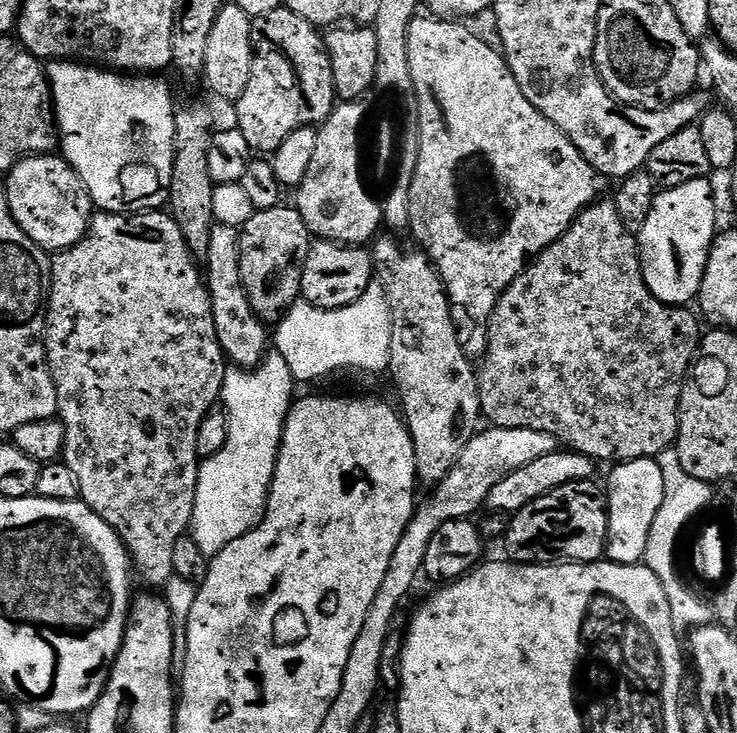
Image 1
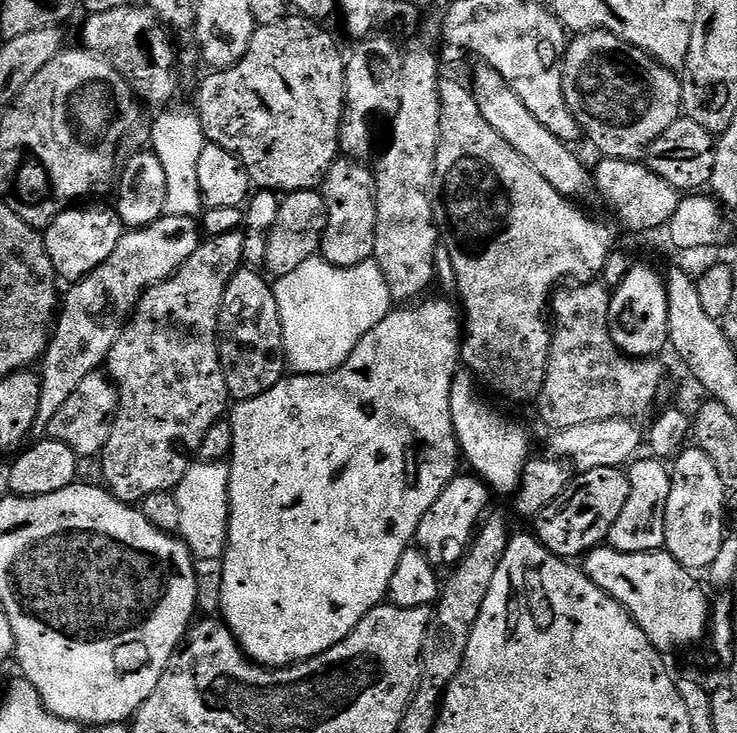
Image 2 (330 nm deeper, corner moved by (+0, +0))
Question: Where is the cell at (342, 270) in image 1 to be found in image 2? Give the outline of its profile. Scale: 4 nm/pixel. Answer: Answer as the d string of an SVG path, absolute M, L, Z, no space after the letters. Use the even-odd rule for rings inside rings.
M337 158L328 167L318 191L326 202L326 230L320 237L319 255L339 268L358 266L374 257L376 237L376 178L367 163Z

